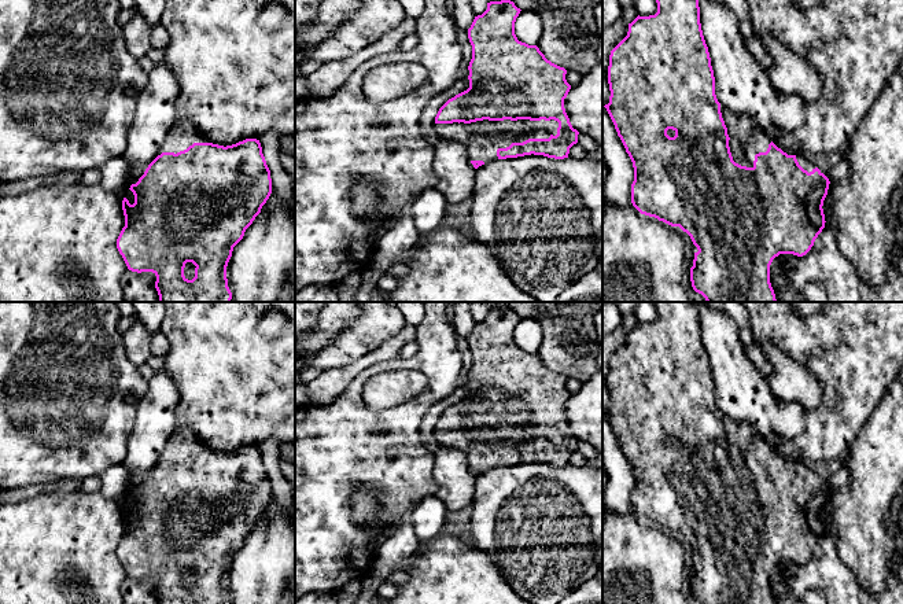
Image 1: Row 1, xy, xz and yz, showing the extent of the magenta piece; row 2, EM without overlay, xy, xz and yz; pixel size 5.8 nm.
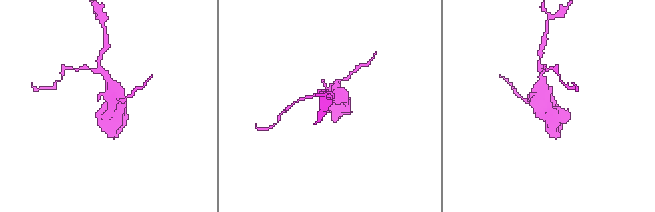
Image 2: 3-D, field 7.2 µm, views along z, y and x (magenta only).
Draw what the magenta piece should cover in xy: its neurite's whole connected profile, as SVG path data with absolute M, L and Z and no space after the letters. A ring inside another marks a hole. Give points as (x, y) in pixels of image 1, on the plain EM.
M174 428L158 464L129 497L134 511L124 505L125 534L117 546L128 577L152 579L159 604L232 604L226 574L233 555L272 501L259 448L246 446L224 454L209 450L194 434ZM187 570L196 574L192 588L184 583Z

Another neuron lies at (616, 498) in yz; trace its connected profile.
M602 413L602 461L609 476L602 496L604 508L616 513L631 512L631 491L634 489L633 469L618 443L615 432Z

